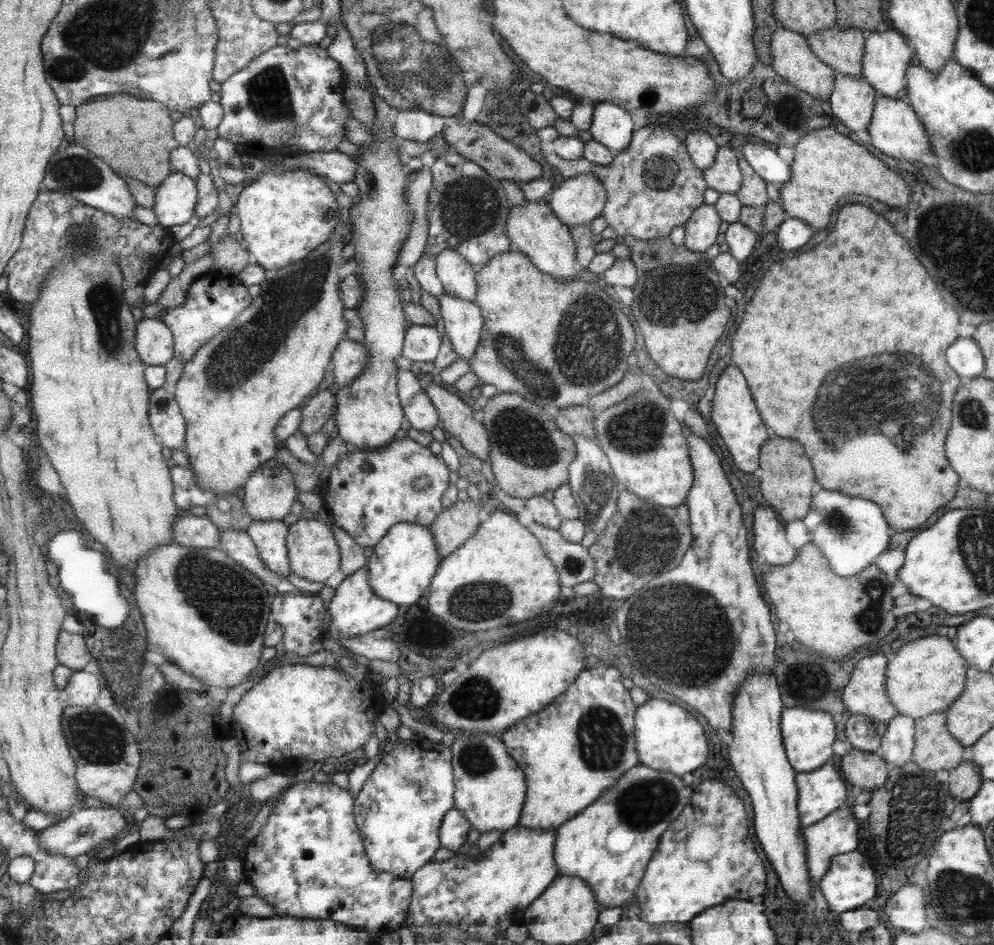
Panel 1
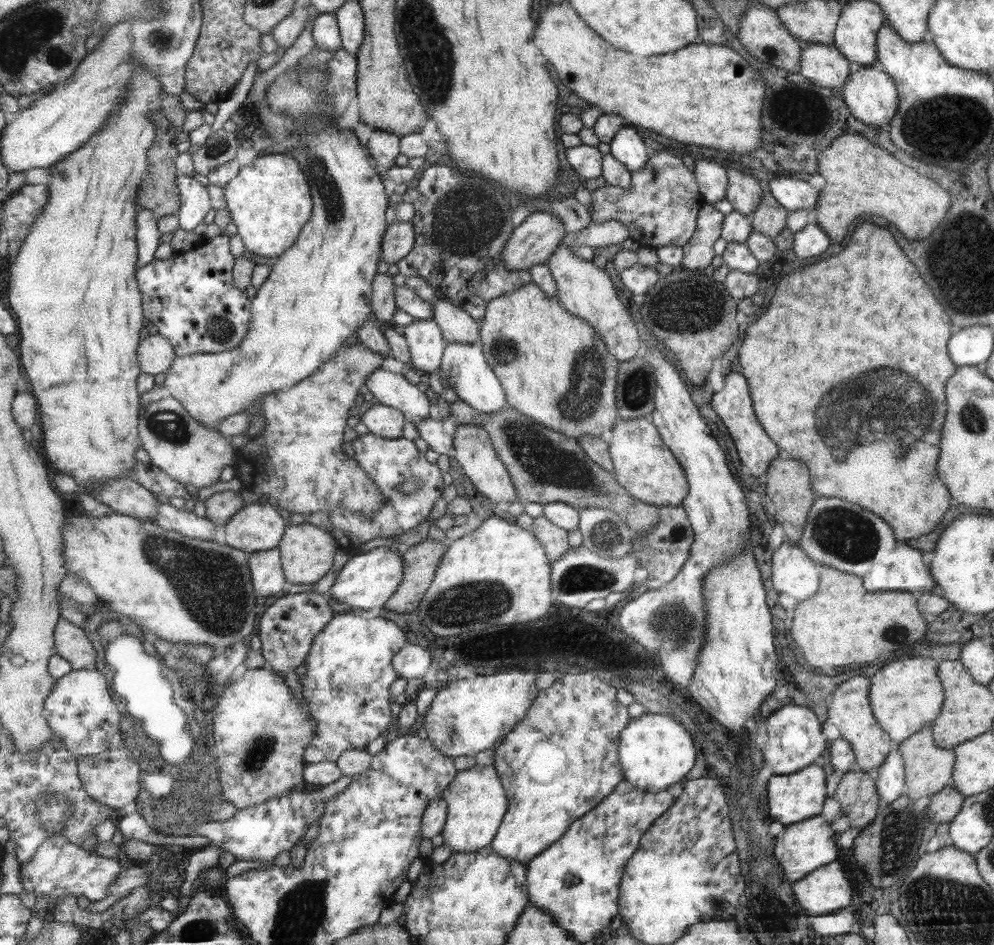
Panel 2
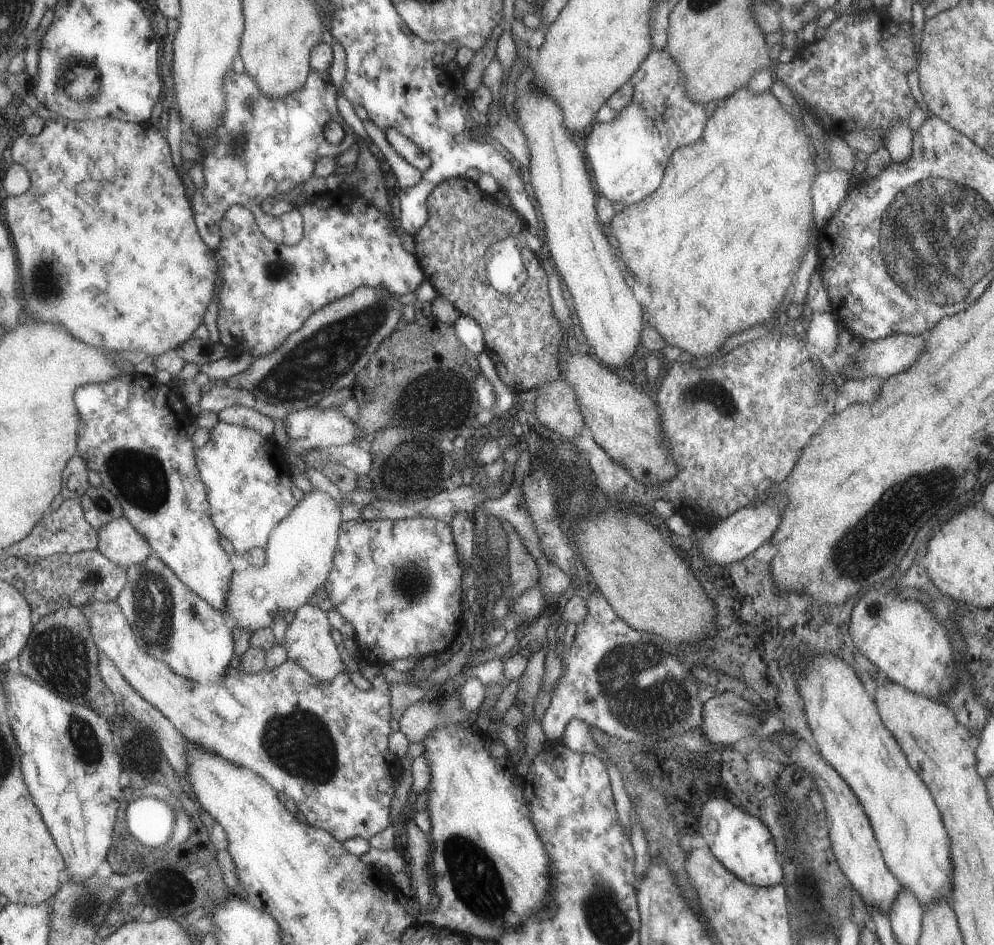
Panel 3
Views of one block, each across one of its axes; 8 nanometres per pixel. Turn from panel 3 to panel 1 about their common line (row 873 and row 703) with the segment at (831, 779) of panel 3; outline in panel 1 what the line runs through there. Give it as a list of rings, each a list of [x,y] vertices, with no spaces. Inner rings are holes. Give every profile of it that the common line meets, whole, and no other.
[[[883,654],[861,658],[843,687],[841,702],[851,715],[865,715],[887,723],[898,714],[885,696],[887,658]]]

